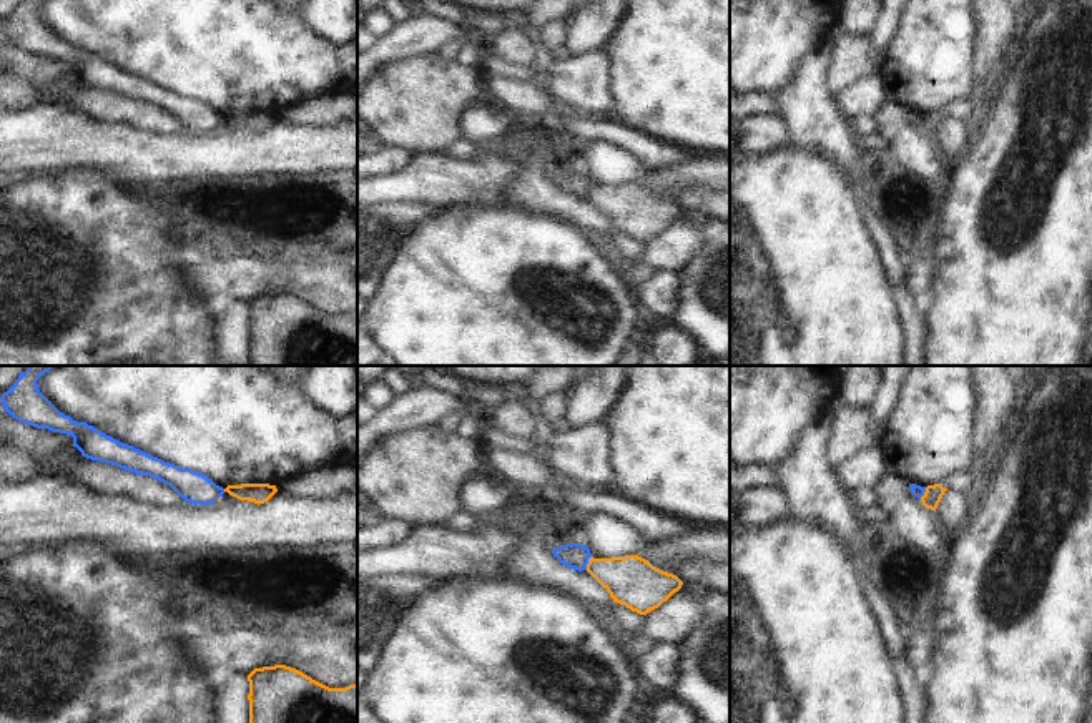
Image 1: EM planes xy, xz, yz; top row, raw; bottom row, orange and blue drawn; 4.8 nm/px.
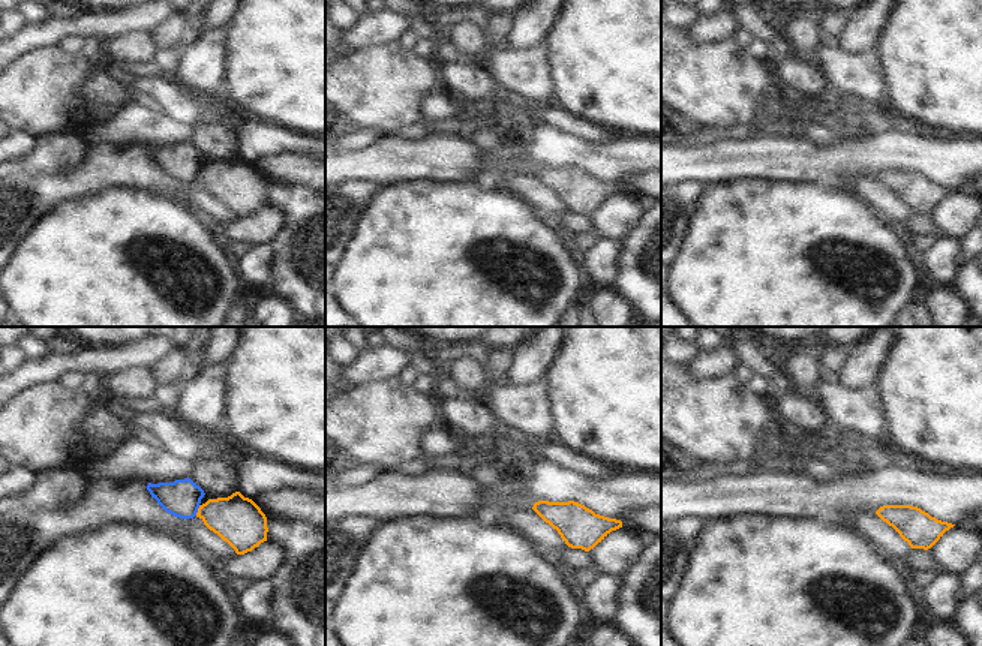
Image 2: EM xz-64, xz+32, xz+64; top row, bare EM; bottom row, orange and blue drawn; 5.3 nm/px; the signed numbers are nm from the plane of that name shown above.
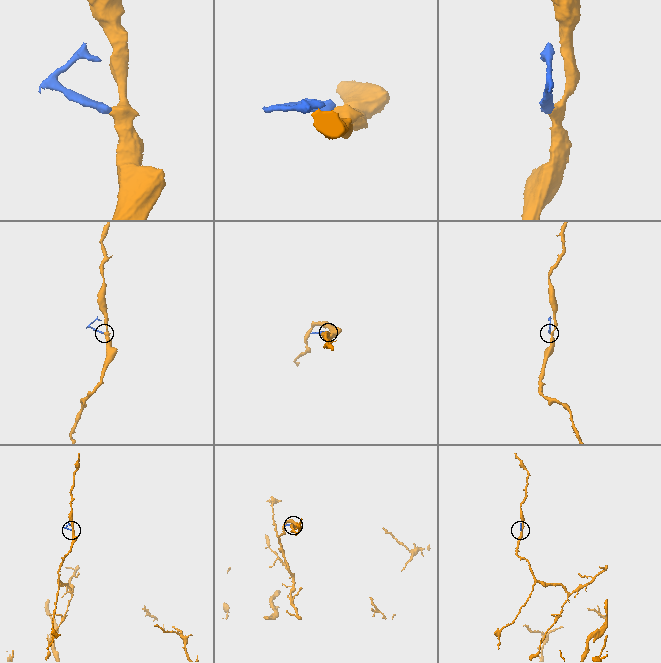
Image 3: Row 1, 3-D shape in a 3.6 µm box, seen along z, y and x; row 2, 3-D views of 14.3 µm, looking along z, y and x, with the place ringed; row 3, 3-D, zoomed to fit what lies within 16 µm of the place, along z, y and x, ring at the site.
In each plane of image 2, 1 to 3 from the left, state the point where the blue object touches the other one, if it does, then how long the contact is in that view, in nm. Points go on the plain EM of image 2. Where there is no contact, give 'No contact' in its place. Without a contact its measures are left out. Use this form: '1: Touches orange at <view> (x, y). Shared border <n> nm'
1: Touches orange at xz-64 (198, 174). Shared border 60 nm
2: No contact
3: No contact.

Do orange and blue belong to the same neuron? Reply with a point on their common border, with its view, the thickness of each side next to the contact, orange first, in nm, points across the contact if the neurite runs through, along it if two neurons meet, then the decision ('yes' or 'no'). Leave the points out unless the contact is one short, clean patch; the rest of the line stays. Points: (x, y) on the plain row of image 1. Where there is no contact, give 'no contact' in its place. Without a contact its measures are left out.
meets orange in xz at (589, 190); 240 nm thick on the orange side, 130 nm on the other; border along xz (590, 183), (585, 196); no

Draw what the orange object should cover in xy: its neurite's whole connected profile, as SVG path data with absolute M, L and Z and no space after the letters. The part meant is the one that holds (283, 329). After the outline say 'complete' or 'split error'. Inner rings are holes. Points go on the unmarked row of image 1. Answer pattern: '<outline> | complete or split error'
M286 294L254 296L249 309L249 366L357 366L357 312L329 316Z | complete

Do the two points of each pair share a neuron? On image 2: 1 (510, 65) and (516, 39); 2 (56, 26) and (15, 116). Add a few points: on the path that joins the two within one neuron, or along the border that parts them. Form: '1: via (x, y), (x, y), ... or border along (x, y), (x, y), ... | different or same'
1: border along (541, 42), (513, 51) | different
2: border along (56, 44), (33, 47), (15, 57) | different

